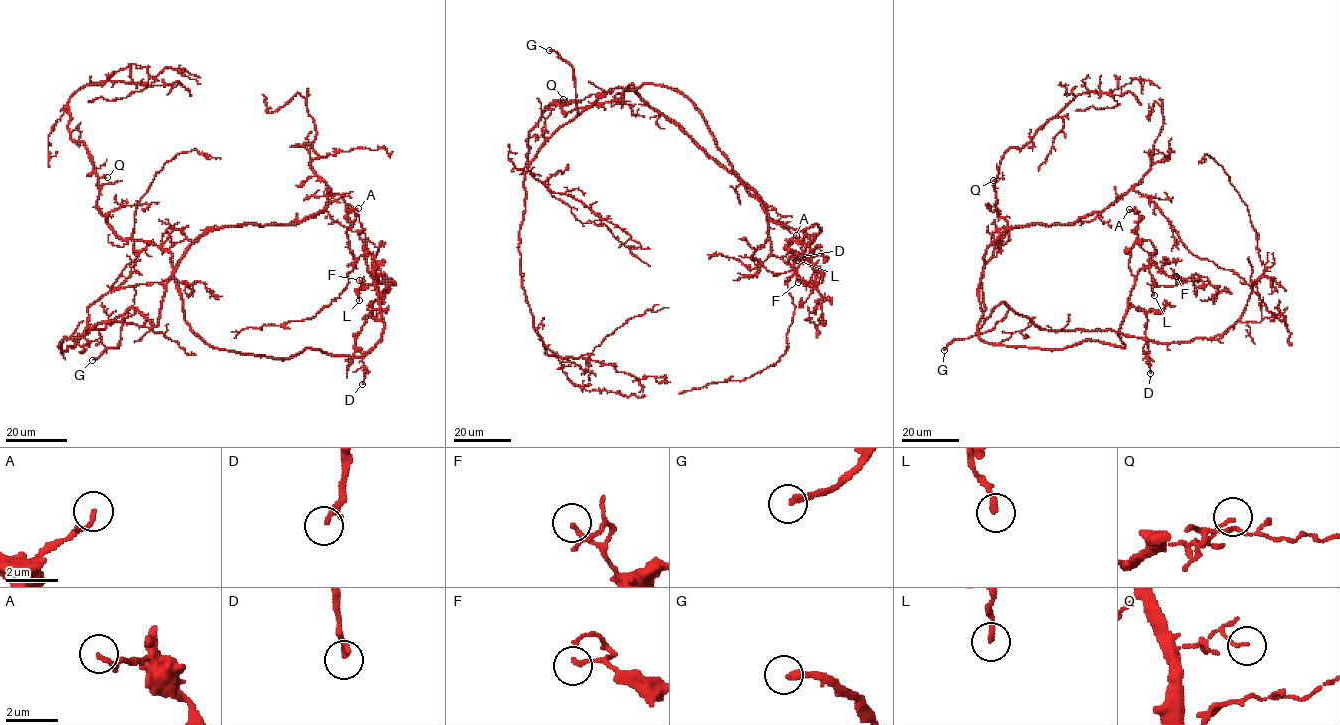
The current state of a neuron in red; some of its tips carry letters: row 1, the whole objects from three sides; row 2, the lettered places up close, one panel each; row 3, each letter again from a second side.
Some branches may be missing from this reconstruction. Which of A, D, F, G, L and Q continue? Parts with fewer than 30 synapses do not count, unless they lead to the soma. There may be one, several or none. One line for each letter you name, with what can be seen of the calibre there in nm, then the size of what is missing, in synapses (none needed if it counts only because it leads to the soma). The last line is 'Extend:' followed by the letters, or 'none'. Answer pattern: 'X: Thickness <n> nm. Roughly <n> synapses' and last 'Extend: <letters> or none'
G: Thickness 200 nm
Extend: G

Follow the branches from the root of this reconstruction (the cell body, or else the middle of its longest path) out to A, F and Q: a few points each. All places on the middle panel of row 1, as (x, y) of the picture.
A: (611, 90), (645, 84), (678, 89), (773, 221), (821, 228), (812, 241), (805, 235), (788, 246), (796, 235)
F: (611, 90), (645, 84), (678, 89), (773, 221), (821, 228), (810, 246), (816, 283), (798, 282)
Q: (611, 90), (622, 88), (623, 99), (576, 107), (569, 112), (563, 113), (553, 103), (563, 99)

